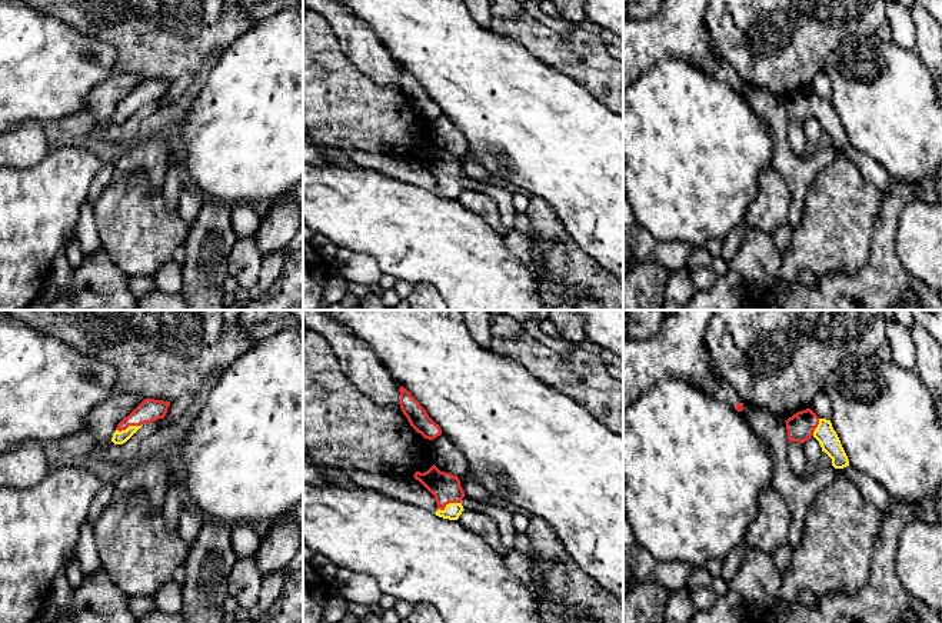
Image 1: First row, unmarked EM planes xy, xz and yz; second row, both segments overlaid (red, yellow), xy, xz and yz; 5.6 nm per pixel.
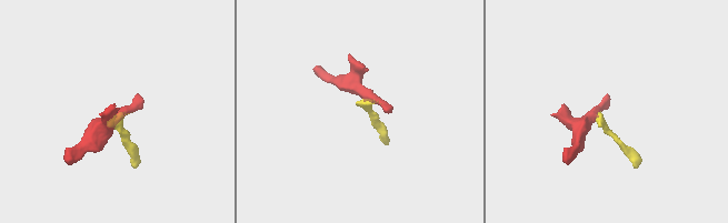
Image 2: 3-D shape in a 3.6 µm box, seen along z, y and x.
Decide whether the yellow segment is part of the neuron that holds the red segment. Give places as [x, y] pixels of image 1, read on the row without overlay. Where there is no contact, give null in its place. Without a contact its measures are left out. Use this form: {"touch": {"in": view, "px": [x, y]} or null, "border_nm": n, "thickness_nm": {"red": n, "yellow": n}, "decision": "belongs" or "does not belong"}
{"touch": {"in": "xy", "px": [129, 105]}, "border_nm": 160, "thickness_nm": {"red": 130, "yellow": 80}, "decision": "belongs"}

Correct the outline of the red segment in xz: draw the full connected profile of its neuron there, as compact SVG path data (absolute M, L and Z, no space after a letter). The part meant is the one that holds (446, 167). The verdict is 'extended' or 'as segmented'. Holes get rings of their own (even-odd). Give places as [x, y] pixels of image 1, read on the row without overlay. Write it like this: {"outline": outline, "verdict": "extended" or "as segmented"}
{"outline": "M435 144L425 153L416 151L413 156L419 160L436 179L439 197L457 200L462 191L462 179L465 171L457 156L440 151Z", "verdict": "extended"}

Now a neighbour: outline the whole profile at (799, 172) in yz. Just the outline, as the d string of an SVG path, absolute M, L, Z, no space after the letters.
M743 84L742 90L753 111L765 121L773 139L772 167L786 180L790 206L786 223L796 229L805 211L808 190L818 173L836 159L833 146L813 154L796 156L788 141L786 101L766 89Z

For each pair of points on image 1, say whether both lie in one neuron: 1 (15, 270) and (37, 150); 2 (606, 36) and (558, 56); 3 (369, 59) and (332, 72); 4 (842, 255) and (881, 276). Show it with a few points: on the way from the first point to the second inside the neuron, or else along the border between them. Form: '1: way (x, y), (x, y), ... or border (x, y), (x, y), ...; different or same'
1: border (50, 150), (37, 163), (15, 169); different
2: border (598, 32), (608, 53); different
3: border (336, 36), (342, 52), (380, 85); different
4: border (871, 233), (869, 257), (862, 266), (829, 273); different

